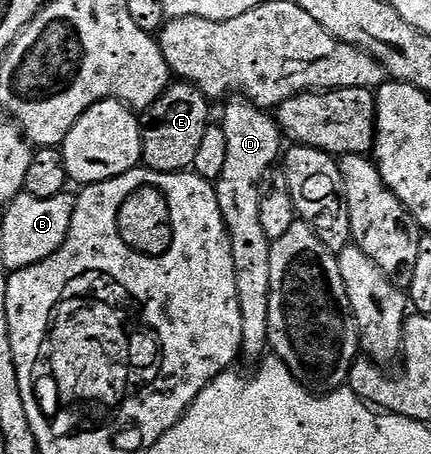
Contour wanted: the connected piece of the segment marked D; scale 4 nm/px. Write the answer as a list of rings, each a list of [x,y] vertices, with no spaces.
[[[232,100],[228,104],[229,106],[224,110],[224,119],[222,119],[222,125],[226,132],[226,168],[222,168],[222,176],[215,179],[214,185],[218,196],[218,208],[222,210],[222,220],[228,229],[230,252],[234,260],[238,304],[242,312],[240,352],[245,359],[248,357],[260,360],[265,357],[266,351],[269,349],[268,321],[270,320],[270,252],[272,251],[272,242],[266,236],[266,232],[262,232],[262,220],[258,217],[258,204],[262,193],[262,183],[272,168],[268,166],[274,165],[275,162],[277,165],[278,159],[281,157],[282,135],[280,127],[276,125],[275,117],[269,111],[261,110],[259,106],[255,106],[247,100]]]

